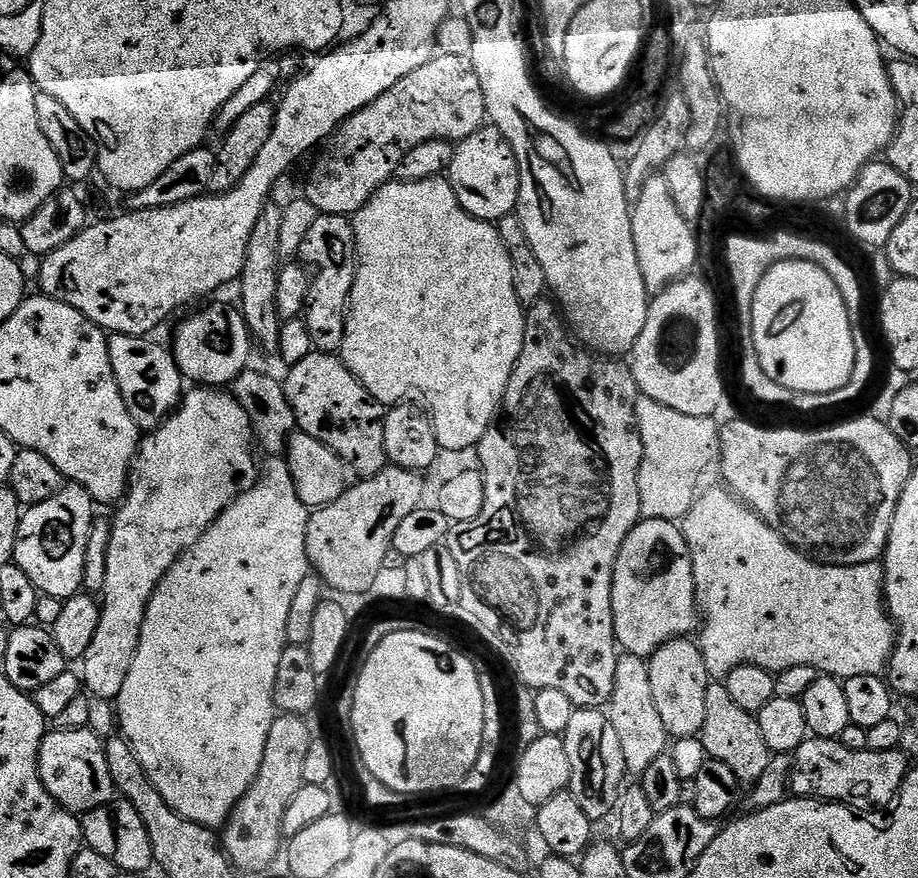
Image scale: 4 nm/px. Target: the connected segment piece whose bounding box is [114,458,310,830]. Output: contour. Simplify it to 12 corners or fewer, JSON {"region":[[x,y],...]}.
{"region":[[287,459],[170,566],[114,701],[220,830],[278,715],[310,574]]}

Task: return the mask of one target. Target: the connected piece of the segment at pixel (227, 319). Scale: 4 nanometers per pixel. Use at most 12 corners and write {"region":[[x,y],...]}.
{"region":[[212,304],[176,328],[185,381],[223,389],[249,367],[239,307]]}

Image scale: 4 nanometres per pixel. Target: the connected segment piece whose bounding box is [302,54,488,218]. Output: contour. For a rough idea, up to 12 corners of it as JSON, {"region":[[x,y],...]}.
{"region":[[435,55],[336,129],[305,200],[356,211],[431,140],[485,127],[471,56]]}

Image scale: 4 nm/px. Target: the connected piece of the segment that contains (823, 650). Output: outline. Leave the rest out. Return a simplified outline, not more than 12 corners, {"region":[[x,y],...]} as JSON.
{"region":[[727,487],[682,521],[698,645],[738,666],[880,676],[880,560],[821,564]]}

